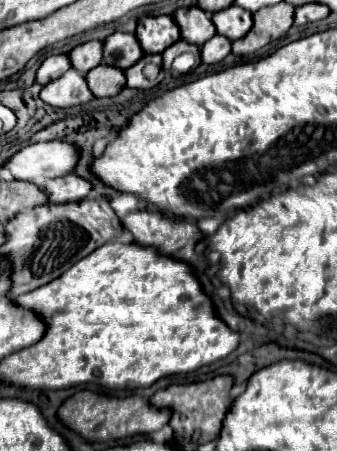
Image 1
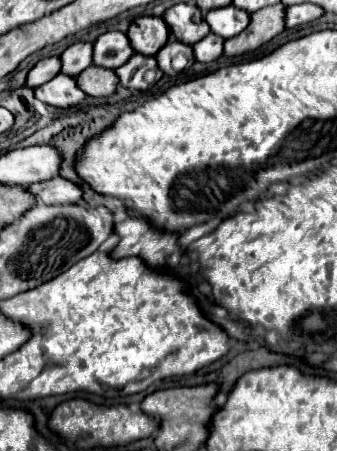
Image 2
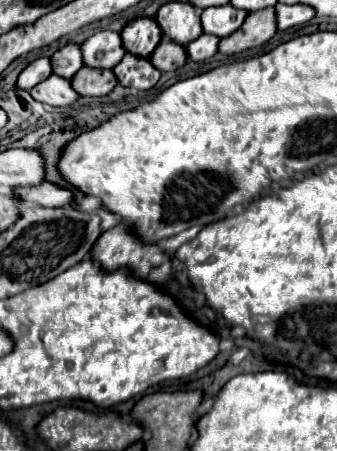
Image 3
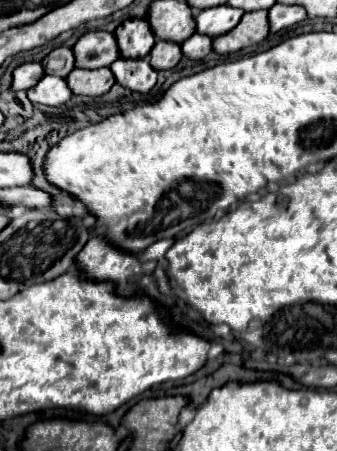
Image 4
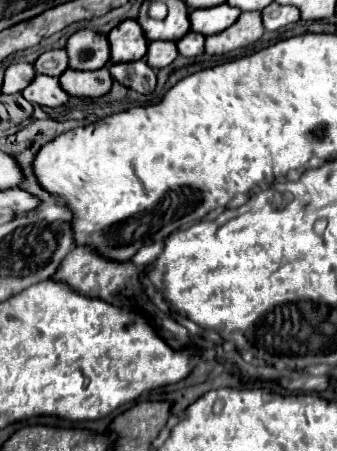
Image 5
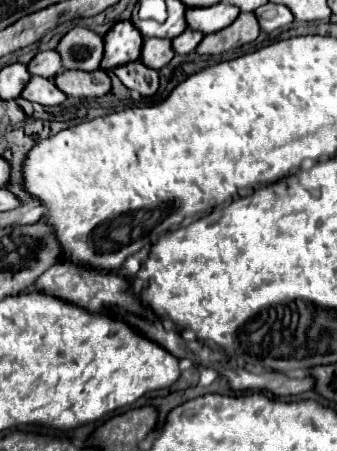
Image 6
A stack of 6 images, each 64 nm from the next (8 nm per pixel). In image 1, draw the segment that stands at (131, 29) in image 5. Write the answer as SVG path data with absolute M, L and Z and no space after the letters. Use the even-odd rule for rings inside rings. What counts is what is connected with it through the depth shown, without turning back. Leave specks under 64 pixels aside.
M146 16L138 22L136 38L146 54L160 54L178 42L180 26L172 16Z

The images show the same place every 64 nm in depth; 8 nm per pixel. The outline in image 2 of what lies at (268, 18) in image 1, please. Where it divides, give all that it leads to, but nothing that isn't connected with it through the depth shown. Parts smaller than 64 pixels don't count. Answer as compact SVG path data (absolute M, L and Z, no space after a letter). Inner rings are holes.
M284 4L266 6L250 16L250 24L240 36L224 42L224 54L226 56L248 54L248 52L260 48L262 44L270 42L274 36L278 36L284 30L286 30Z

